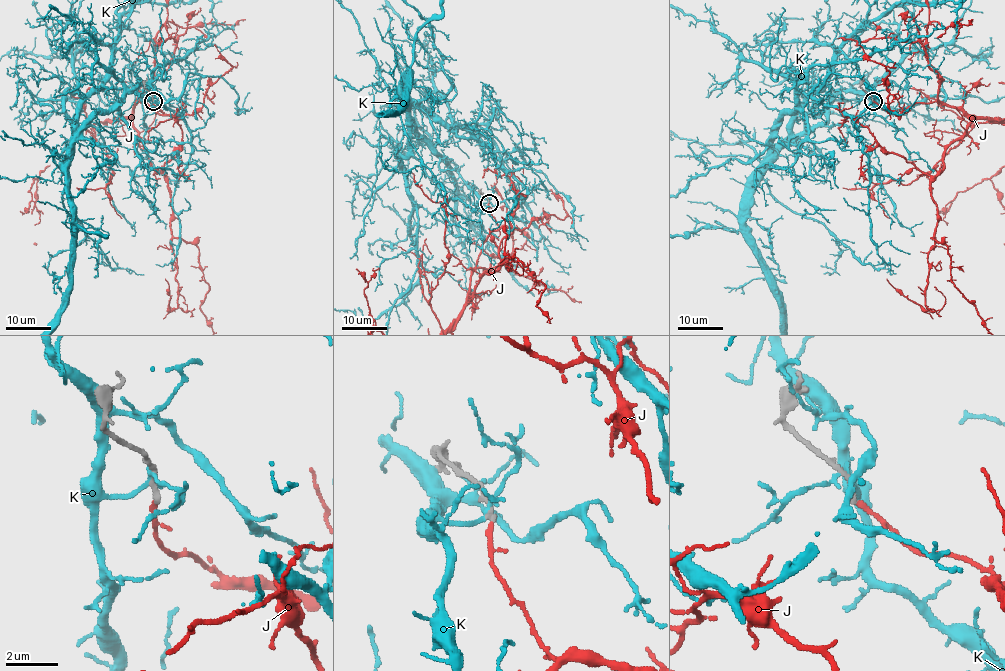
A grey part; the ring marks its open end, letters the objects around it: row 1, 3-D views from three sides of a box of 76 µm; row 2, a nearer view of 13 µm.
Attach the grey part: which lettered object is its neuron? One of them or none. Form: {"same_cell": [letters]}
{"same_cell": ["J"]}

